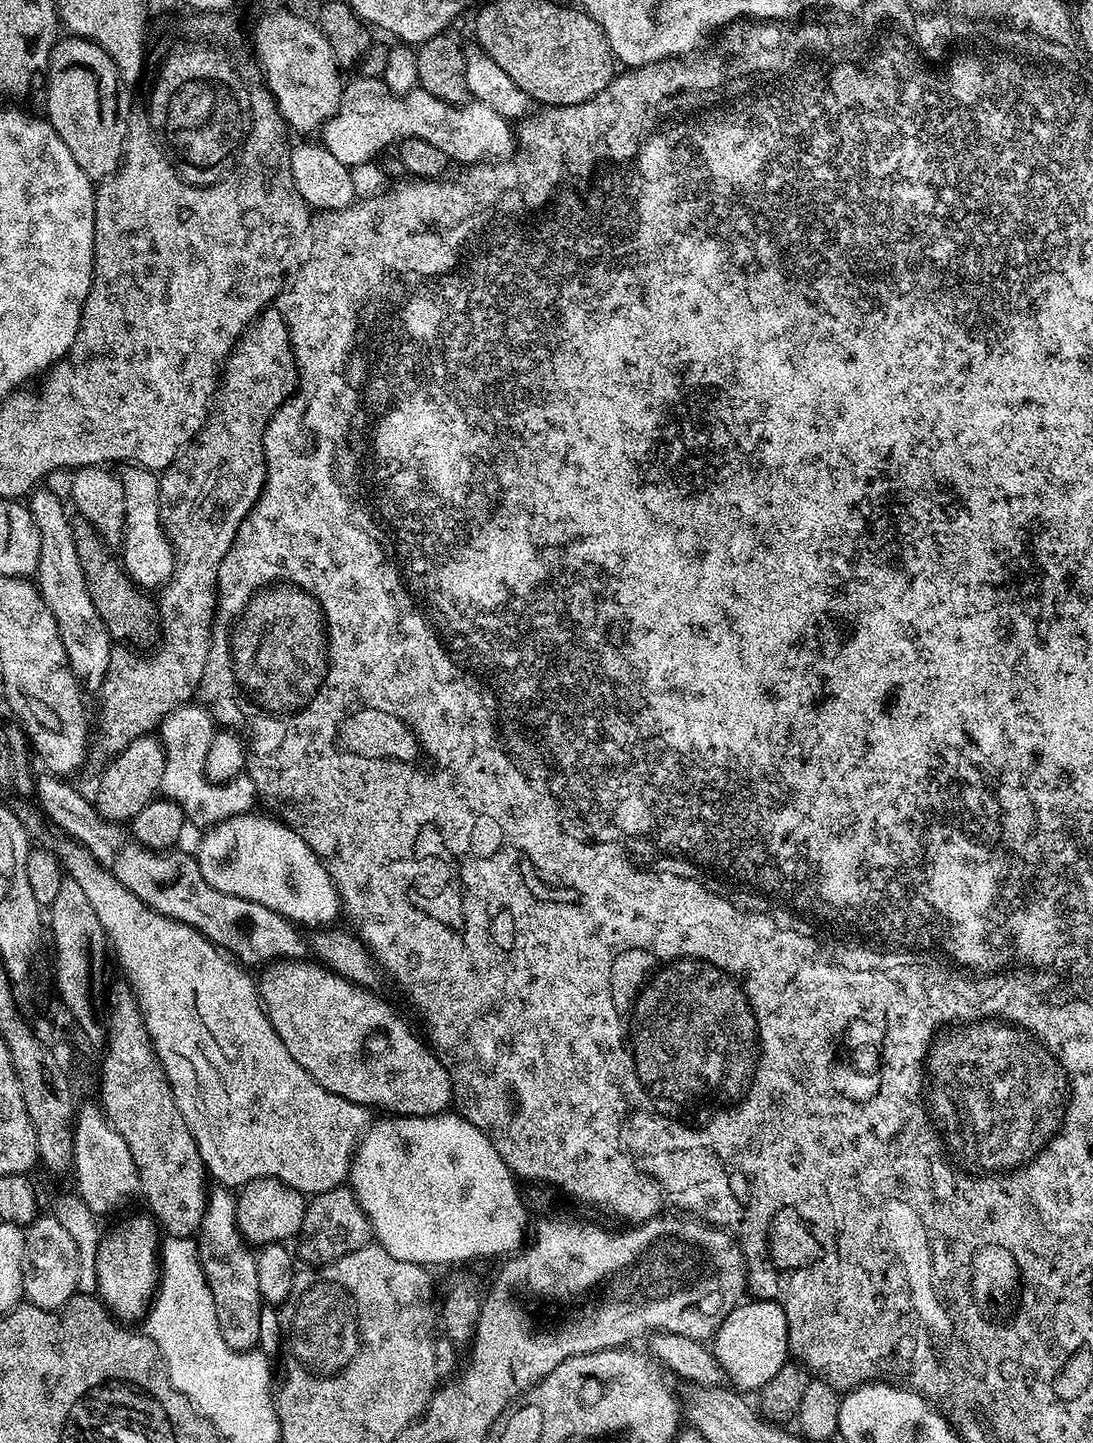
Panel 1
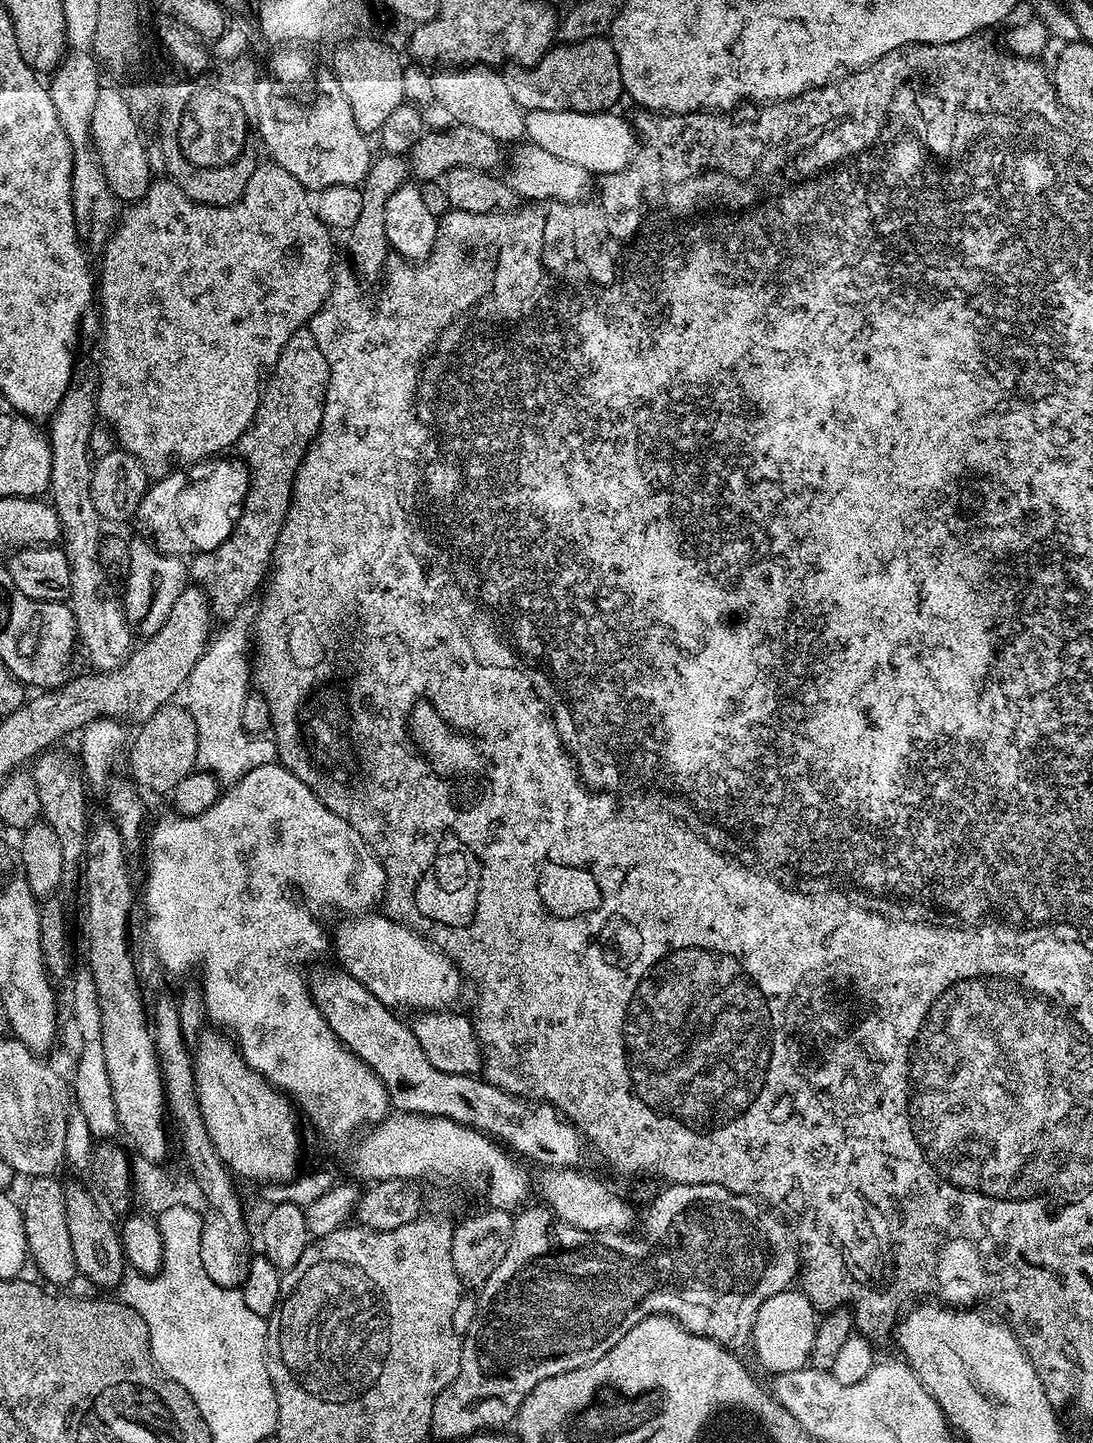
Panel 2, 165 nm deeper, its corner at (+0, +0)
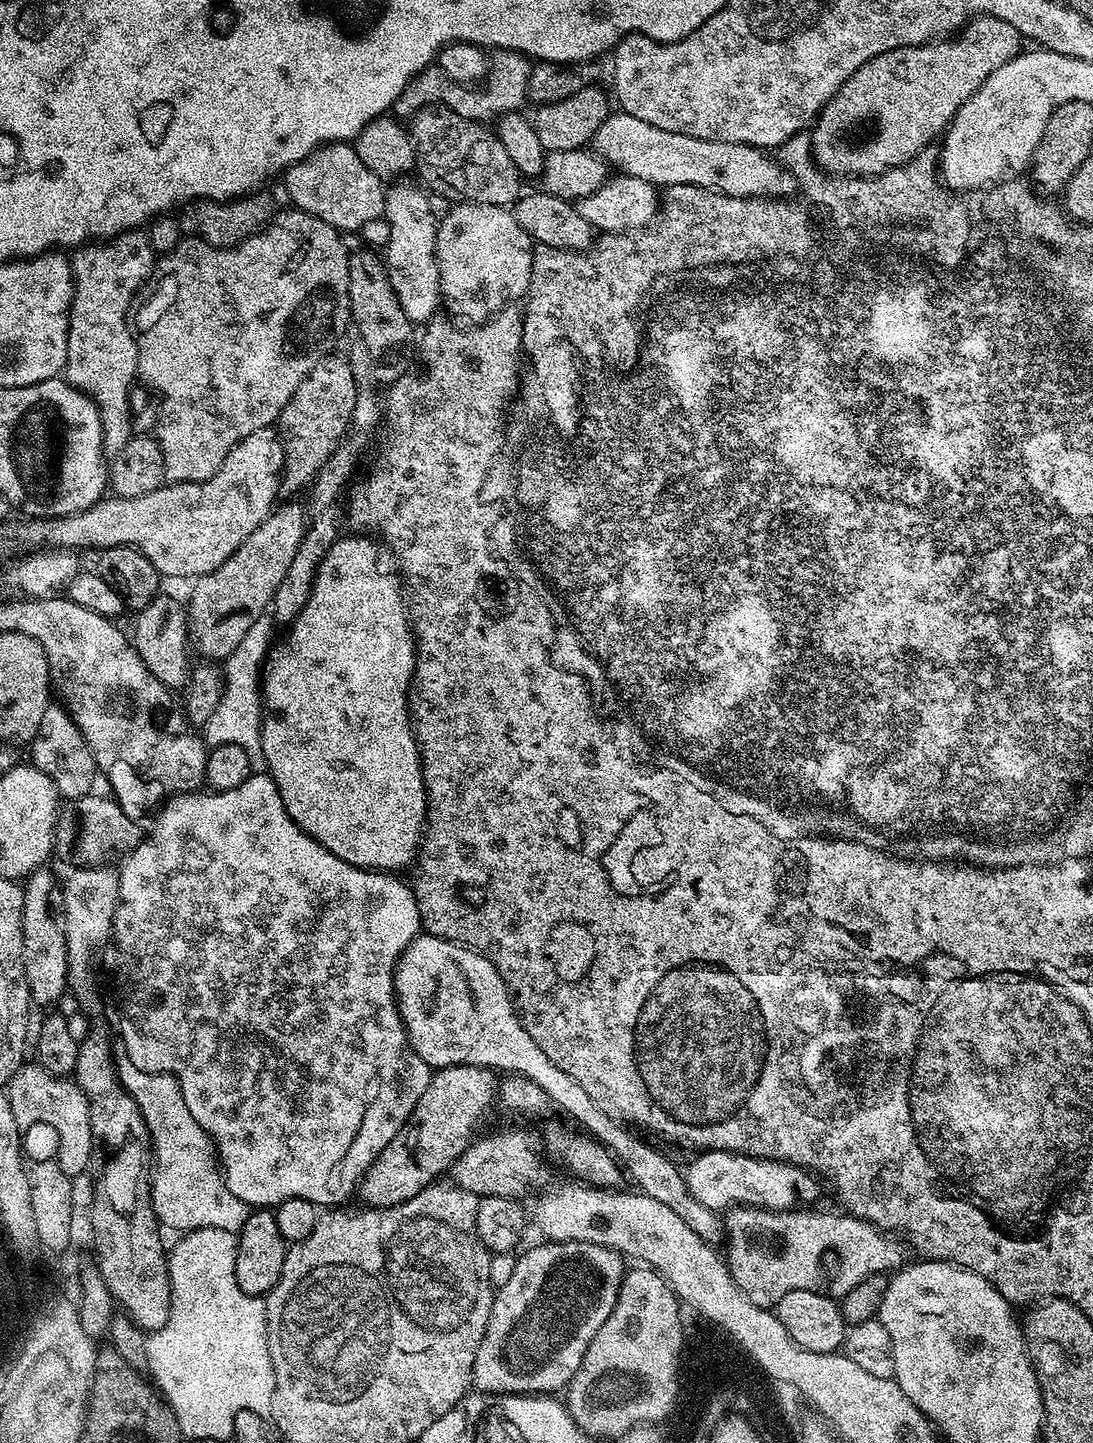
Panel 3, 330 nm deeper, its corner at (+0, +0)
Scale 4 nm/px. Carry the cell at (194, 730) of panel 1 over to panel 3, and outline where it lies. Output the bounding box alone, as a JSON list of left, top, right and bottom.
[202,616,273,768]

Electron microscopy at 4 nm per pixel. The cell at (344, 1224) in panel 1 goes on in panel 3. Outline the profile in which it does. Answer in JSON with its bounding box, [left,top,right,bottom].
[450,1128,549,1200]

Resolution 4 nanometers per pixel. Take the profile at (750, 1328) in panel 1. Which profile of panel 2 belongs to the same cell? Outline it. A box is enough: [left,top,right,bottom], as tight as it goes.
[750,1291,818,1374]

